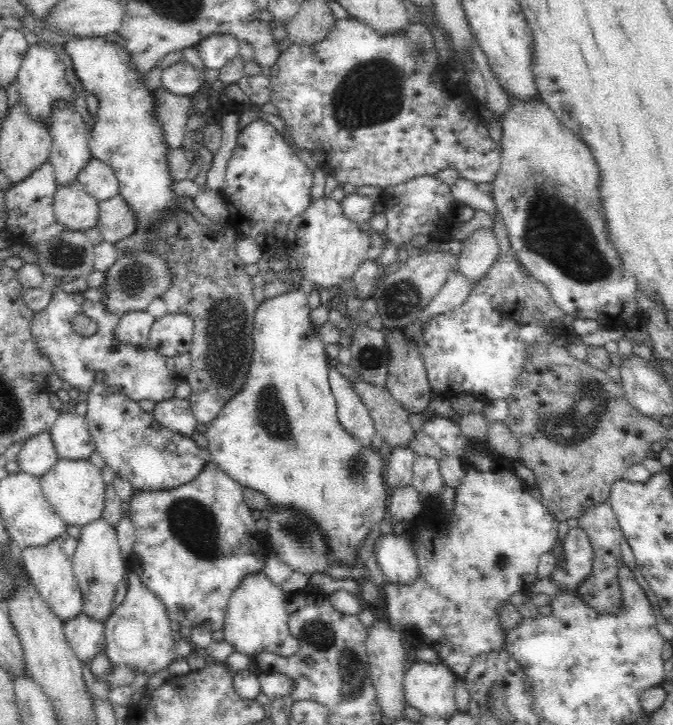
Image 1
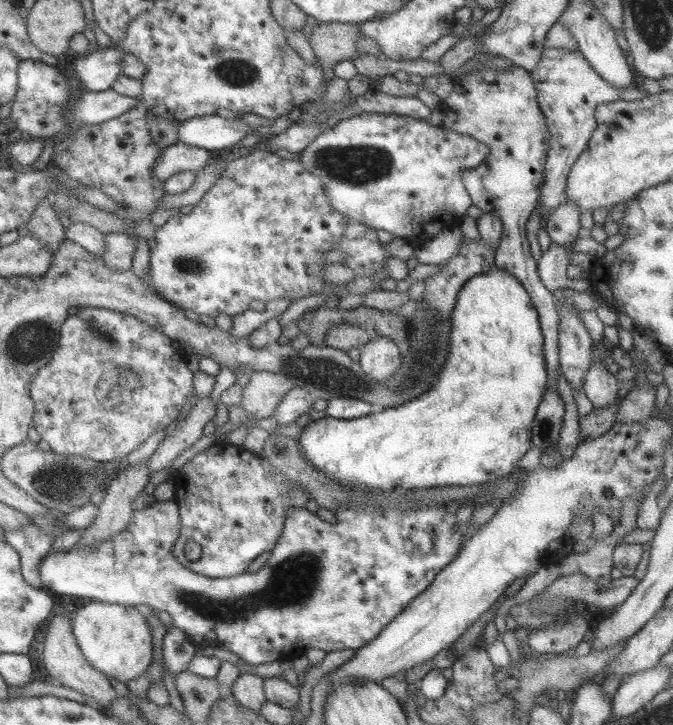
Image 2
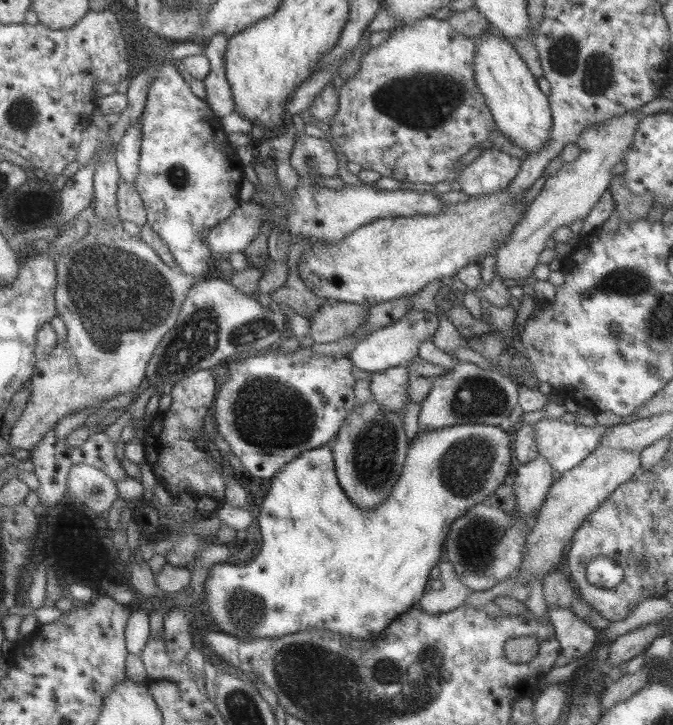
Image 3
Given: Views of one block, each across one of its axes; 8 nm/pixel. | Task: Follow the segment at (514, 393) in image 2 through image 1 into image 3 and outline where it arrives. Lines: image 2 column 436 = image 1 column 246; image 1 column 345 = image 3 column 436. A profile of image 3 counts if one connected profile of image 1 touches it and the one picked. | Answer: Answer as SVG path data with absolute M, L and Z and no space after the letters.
M454 424L447 428L418 432L409 444L404 470L398 477L396 485L392 487L392 493L386 497L386 501L378 504L374 509L360 509L344 493L335 472L335 460L332 457L333 442L330 445L301 452L271 478L271 485L262 502L258 516L263 540L258 555L244 566L226 562L214 564L209 569L209 576L204 580L205 596L203 601L203 605L208 605L208 614L212 615L220 631L236 637L239 641L242 639L244 641L254 641L254 639L260 638L274 639L302 632L304 629L328 629L334 633L357 639L365 639L382 633L384 629L388 628L390 622L416 606L417 602L424 596L426 586L429 586L431 581L431 571L438 567L440 560L444 558L443 544L444 540L447 539L452 522L470 507L487 502L488 497L494 494L500 484L504 483L504 478L510 472L510 462L512 462L512 448L510 447L512 439L512 429L508 426L498 427L488 424Z

